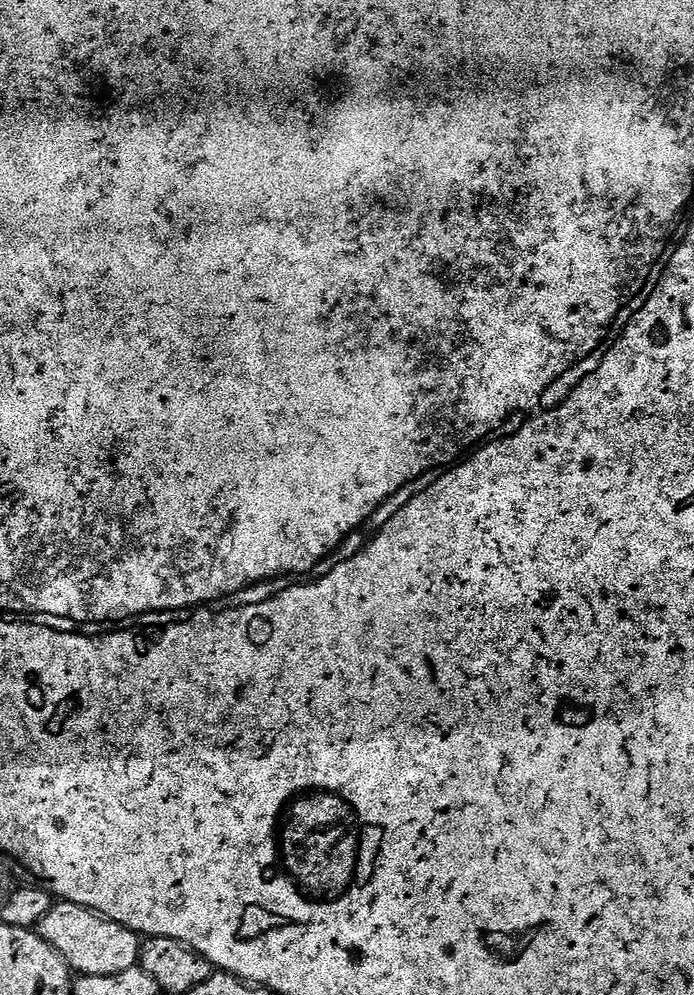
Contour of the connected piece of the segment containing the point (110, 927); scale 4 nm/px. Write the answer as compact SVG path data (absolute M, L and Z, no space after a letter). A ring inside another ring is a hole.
M69 900L53 903L38 925L38 934L68 963L73 973L122 974L122 970L137 967L140 962L141 937L134 930L101 916L93 908L71 904Z

